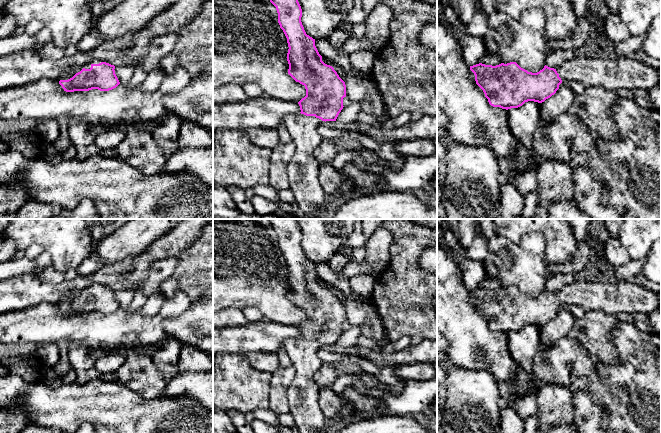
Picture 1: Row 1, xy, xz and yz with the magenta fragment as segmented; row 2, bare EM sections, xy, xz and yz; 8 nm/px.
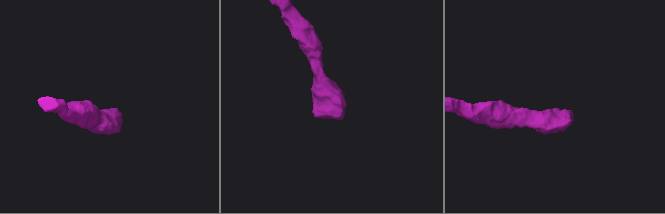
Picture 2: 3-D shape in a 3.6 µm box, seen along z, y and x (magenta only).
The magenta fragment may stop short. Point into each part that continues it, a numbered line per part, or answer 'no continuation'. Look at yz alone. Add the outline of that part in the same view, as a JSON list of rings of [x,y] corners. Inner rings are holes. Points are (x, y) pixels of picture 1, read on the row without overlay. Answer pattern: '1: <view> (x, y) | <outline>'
1: yz (622, 296) | [[[573,279],[557,290],[556,295],[562,305],[574,304],[586,311],[602,310],[615,316],[621,312],[648,316],[661,305],[656,293],[629,281],[611,283]]]

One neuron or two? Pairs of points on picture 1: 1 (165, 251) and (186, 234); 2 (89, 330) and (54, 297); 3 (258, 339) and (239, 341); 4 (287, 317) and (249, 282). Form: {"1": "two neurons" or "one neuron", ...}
{"1": "one neuron", "2": "two neurons", "3": "one neuron", "4": "one neuron"}

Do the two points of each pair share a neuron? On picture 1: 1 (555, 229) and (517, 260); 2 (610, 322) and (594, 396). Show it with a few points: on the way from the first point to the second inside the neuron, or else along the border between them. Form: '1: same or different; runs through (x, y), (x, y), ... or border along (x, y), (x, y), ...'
1: different; border along (525, 233), (539, 232), (543, 236), (544, 262)
2: different; border along (598, 360), (608, 364), (617, 364), (620, 361)

